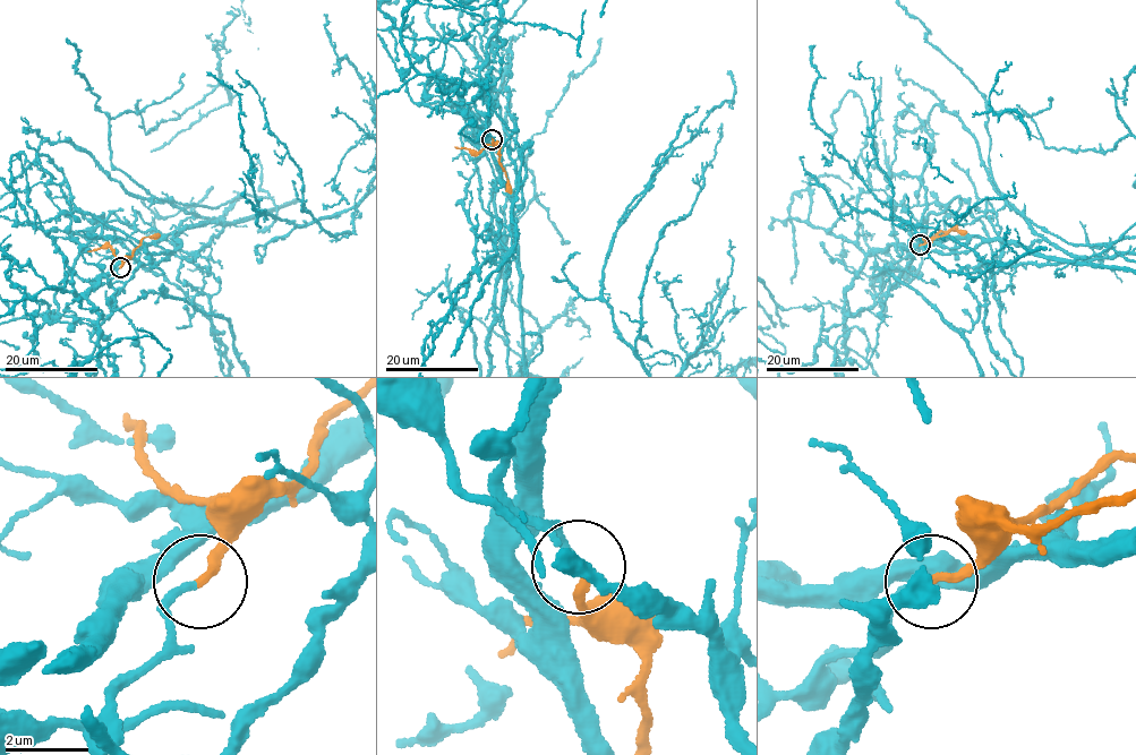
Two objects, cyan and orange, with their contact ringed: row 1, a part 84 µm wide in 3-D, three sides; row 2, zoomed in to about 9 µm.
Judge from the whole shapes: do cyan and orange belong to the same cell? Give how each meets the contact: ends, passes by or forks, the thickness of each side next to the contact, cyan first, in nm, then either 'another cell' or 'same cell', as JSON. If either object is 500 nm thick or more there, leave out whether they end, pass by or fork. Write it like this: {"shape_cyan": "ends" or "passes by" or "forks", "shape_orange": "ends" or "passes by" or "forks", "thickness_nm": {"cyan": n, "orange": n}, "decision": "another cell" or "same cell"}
{"shape_cyan": "ends", "shape_orange": "ends", "thickness_nm": {"cyan": 160, "orange": 200}, "decision": "same cell"}

